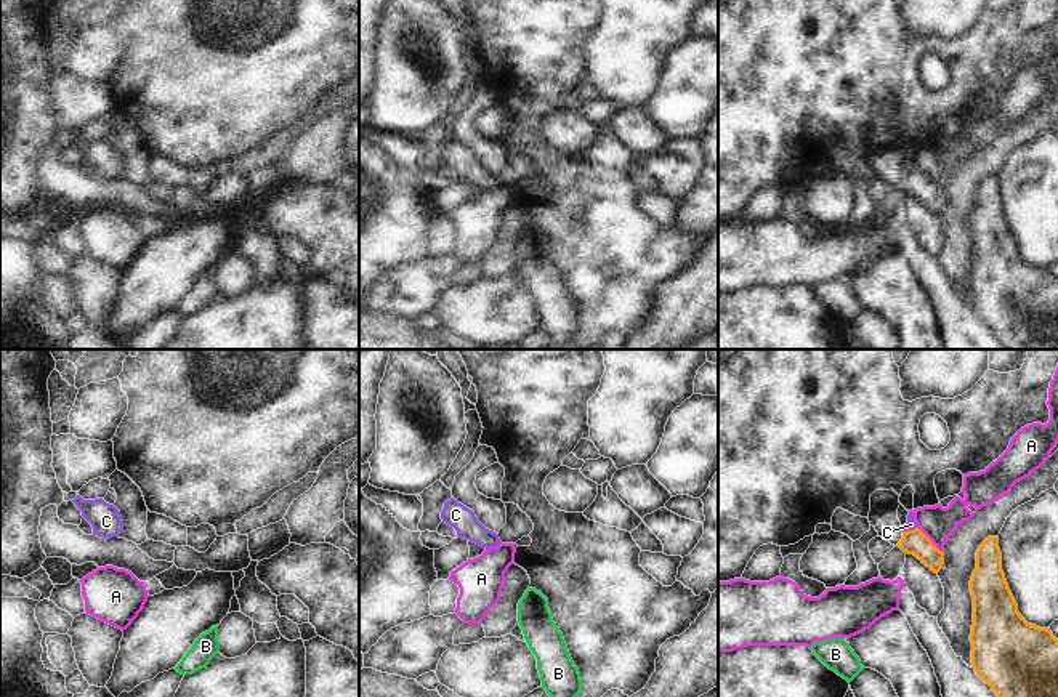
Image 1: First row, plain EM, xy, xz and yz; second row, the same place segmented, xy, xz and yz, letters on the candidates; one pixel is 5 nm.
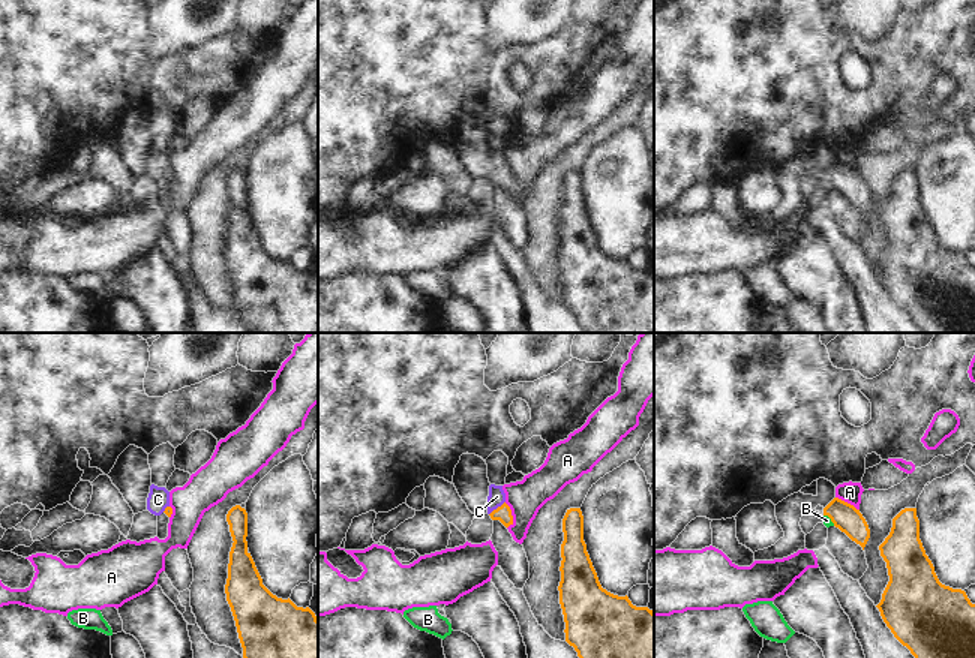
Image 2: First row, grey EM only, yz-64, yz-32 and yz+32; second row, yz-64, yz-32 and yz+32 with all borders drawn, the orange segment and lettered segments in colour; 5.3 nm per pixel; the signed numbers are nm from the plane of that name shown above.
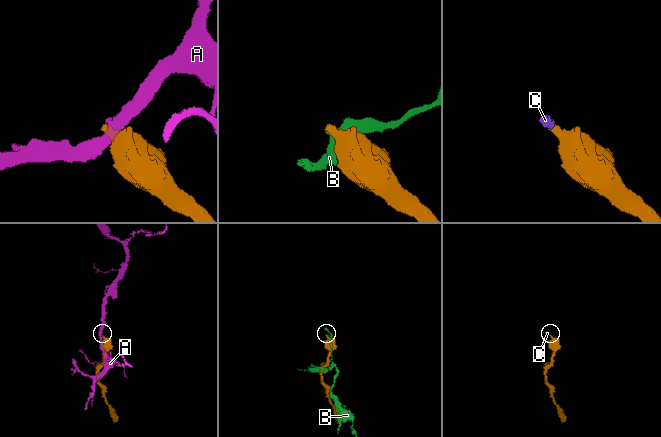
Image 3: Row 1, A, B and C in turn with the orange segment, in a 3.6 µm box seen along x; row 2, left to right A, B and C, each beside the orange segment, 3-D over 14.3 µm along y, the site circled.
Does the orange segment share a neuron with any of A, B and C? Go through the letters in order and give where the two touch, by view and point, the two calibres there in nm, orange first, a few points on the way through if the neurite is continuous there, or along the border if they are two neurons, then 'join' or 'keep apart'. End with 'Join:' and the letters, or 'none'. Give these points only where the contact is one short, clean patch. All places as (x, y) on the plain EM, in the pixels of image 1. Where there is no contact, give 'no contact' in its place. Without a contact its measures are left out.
A: contact yz (930, 181); calibres 130 and 170 nm; border yz (916, 169), (943, 193); keep apart
B: contact yz (906, 193); calibres 130 and 20 nm; keep apart
C: contact yz (909, 172); calibres 130 and 50 nm; way yz (914, 183), (909, 172), (911, 165); join
Join: C

